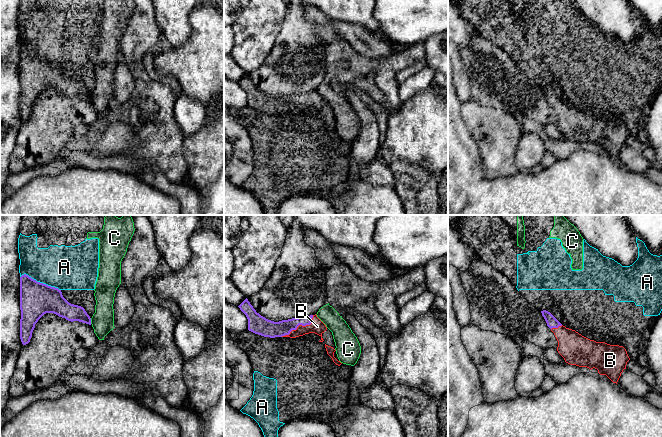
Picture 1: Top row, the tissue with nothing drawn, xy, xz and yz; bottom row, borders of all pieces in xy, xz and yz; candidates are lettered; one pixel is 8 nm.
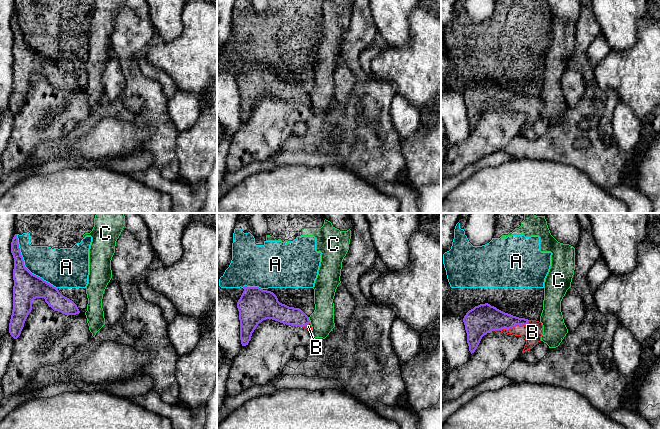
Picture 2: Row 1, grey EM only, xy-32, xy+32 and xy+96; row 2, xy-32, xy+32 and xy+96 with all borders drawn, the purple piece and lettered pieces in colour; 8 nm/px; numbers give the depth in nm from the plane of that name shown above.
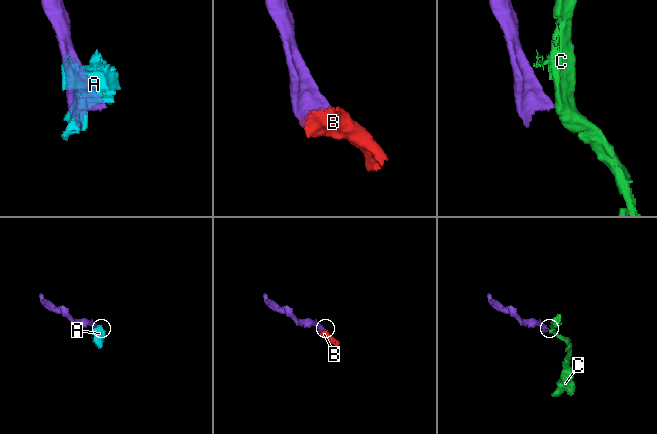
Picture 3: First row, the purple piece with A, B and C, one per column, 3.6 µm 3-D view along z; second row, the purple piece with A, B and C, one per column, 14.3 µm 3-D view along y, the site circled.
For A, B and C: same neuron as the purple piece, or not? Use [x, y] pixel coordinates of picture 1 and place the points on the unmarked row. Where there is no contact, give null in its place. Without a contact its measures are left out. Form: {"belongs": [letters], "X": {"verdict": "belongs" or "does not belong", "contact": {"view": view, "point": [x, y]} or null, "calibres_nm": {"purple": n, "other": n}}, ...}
{"belongs": ["B"], "A": {"verdict": "does not belong", "contact": {"view": "xy", "point": [39, 58]}, "calibres_nm": {"purple": 280, "other": 360}}, "B": {"verdict": "belongs", "contact": {"view": "xz", "point": [299, 100]}, "calibres_nm": {"purple": 130, "other": 110}}, "C": {"verdict": "does not belong", "contact": {"view": "xy", "point": [90, 97]}, "calibres_nm": {"purple": 140, "other": 180}}}

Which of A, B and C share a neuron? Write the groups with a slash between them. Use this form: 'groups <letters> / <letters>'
groups A / B / C

